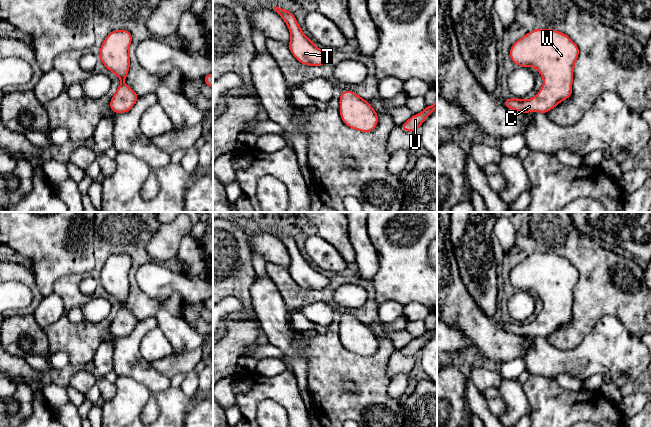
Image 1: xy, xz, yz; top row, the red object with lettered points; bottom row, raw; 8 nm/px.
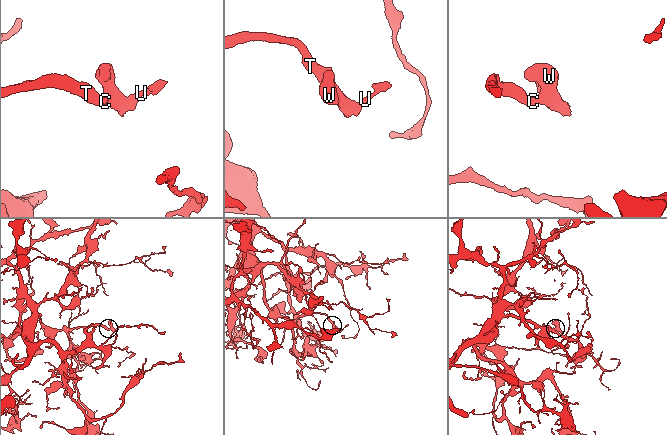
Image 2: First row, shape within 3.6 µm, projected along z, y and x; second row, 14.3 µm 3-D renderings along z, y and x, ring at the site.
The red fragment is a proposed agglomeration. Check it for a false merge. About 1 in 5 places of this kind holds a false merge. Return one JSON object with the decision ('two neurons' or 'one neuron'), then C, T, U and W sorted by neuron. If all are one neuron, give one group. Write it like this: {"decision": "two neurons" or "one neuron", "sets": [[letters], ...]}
{"decision": "one neuron", "sets": [["C", "T", "U", "W"]]}

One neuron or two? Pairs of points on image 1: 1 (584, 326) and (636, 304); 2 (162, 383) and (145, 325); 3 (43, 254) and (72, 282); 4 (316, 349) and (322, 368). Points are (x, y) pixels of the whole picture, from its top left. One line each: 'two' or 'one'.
1: one
2: one
3: two
4: one

